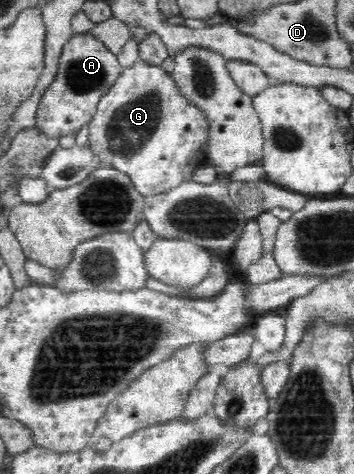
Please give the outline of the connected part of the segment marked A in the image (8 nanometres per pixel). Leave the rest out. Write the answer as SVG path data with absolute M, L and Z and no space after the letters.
M88 33L74 34L61 50L56 80L44 92L37 106L35 127L48 138L76 134L84 124L89 124L92 120L99 100L112 88L123 70L117 55L97 38Z

